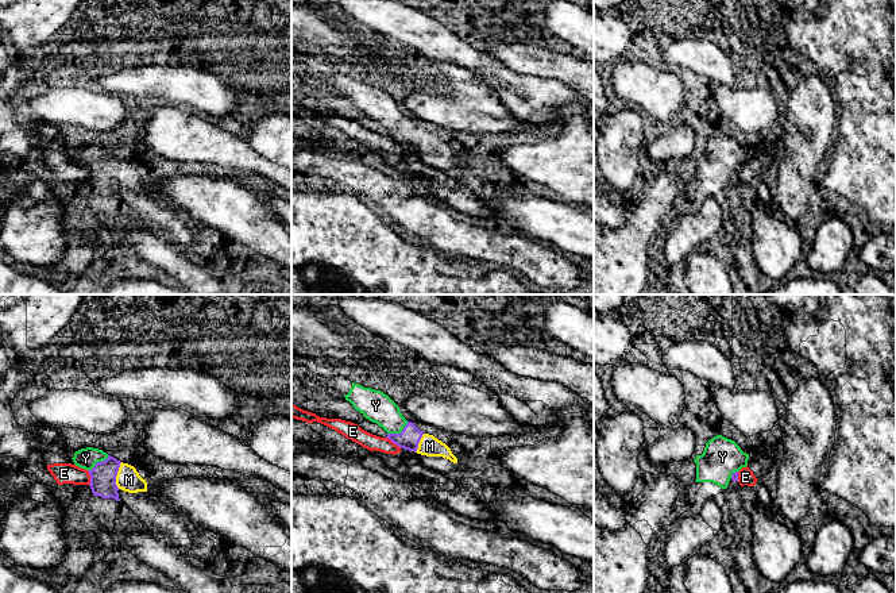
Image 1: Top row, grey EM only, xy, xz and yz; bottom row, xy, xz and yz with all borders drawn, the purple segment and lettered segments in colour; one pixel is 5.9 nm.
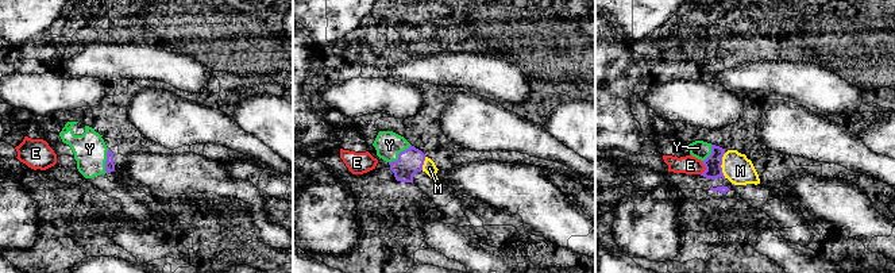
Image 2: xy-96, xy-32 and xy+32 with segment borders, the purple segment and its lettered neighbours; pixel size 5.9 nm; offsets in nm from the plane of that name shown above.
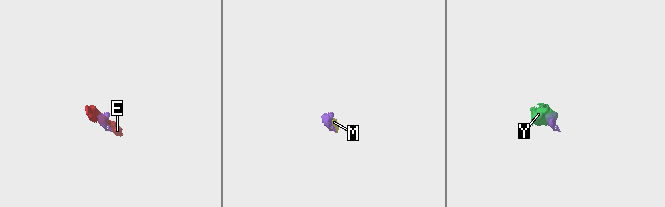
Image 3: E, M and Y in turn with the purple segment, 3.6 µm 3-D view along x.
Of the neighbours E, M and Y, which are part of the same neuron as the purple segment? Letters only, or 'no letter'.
M, Y

